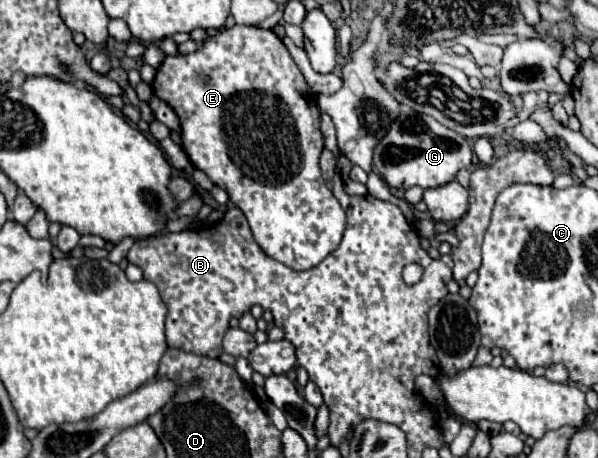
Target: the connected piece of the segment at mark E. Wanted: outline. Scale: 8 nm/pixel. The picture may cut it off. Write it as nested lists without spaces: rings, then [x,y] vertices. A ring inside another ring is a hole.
[[[235,24],[207,38],[199,52],[167,56],[157,68],[153,88],[155,96],[165,100],[179,116],[183,150],[191,164],[227,190],[231,202],[247,216],[253,238],[267,256],[293,270],[309,270],[339,246],[345,230],[345,212],[325,186],[319,168],[323,134],[317,98],[273,30]]]

